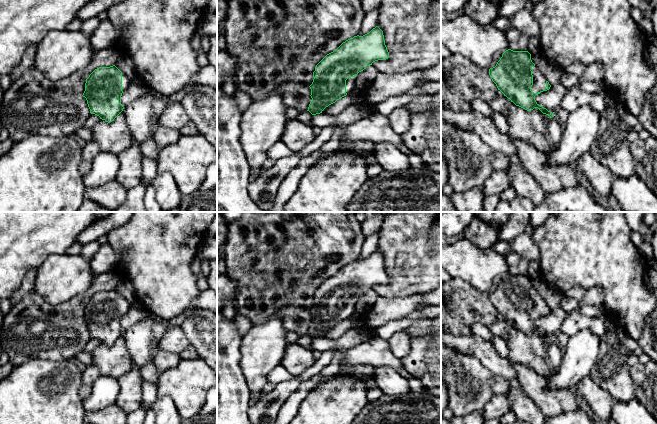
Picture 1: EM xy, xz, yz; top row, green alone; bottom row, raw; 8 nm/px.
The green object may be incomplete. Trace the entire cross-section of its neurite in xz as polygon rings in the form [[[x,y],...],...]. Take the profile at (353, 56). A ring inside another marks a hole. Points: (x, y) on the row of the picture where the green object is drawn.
[[[376,26],[363,36],[354,36],[343,42],[336,50],[327,54],[315,67],[311,89],[312,101],[308,110],[312,115],[320,114],[329,105],[350,94],[356,87],[354,77],[378,60],[389,58],[383,31]]]

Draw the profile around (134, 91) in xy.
[[[131,81],[128,88],[122,93],[121,104],[125,108],[134,100],[144,96],[148,92],[148,88],[144,84],[136,84]]]

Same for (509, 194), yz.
[[[509,186],[503,193],[501,193],[500,200],[511,201],[517,196],[516,190],[513,186]]]

